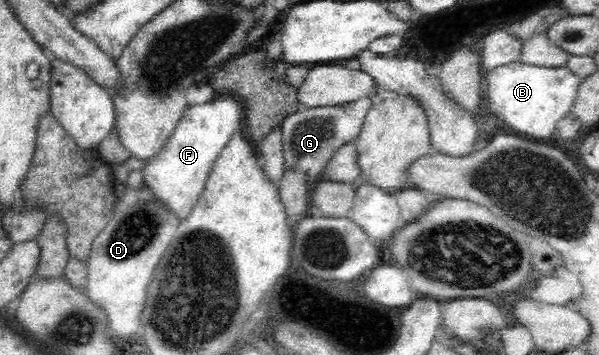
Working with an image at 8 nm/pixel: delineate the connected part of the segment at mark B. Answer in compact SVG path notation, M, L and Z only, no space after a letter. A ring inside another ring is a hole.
M520 61L501 65L484 73L486 87L484 103L494 115L500 115L516 133L530 137L554 135L558 121L572 109L578 94L580 78L572 75L565 65L555 68L538 67Z

